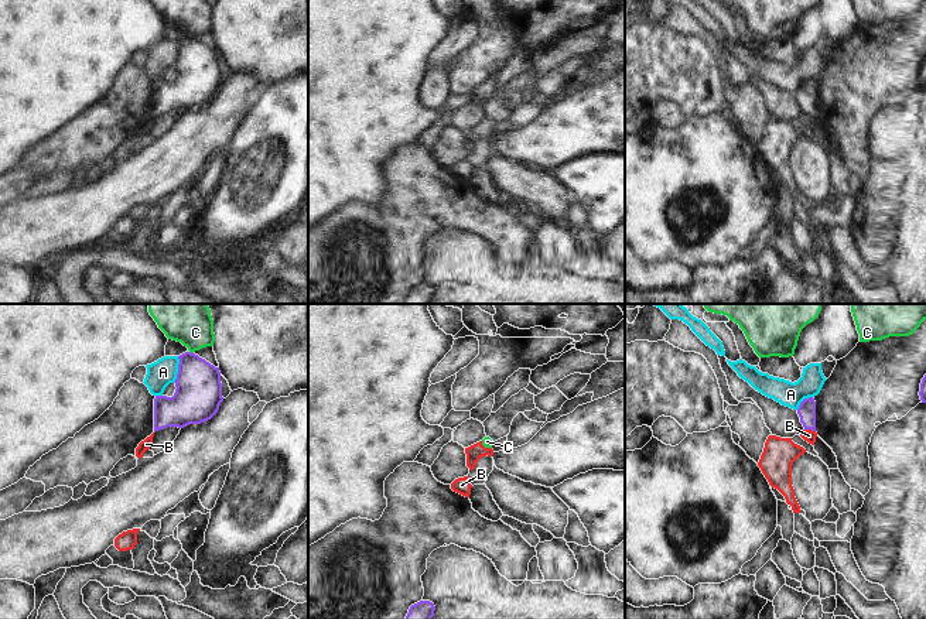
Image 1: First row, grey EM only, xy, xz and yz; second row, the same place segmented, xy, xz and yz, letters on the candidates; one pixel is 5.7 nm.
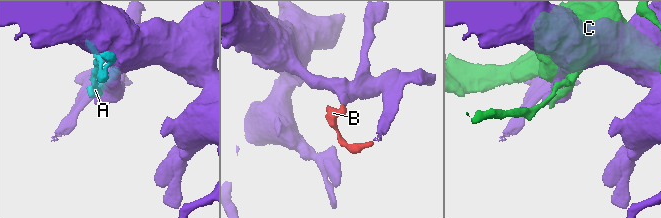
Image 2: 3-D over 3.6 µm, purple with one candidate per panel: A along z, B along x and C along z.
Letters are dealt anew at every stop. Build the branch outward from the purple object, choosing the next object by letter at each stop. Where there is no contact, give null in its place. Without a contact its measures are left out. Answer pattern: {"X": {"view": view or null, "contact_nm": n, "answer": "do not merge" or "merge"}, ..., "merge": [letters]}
{"A": {"view": "xy", "contact_nm": 160, "answer": "do not merge"}, "B": {"view": "yz", "contact_nm": 70, "answer": "do not merge"}, "C": {"view": "xy", "contact_nm": 30, "answer": "do not merge"}, "merge": []}

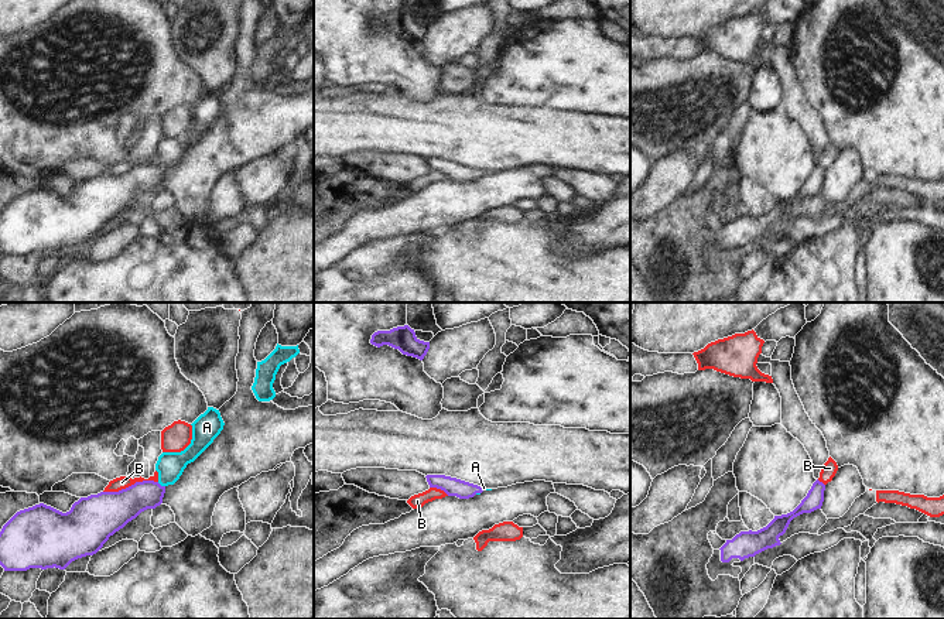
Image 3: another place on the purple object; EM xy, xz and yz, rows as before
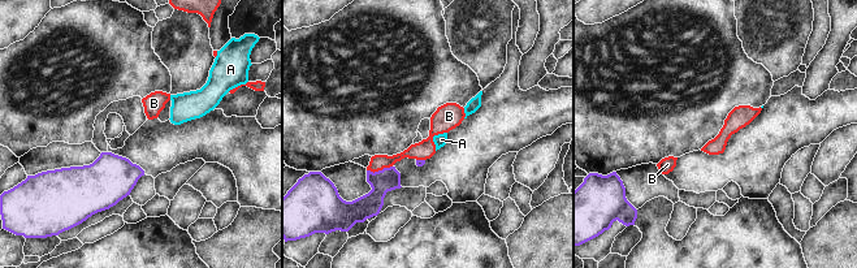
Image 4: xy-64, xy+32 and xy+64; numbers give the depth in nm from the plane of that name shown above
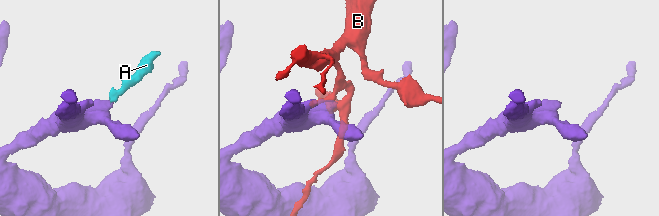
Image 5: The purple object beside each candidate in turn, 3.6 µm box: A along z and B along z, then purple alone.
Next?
{"A": {"view": "xy", "contact_nm": 50, "answer": "merge"}, "B": {"view": "xy", "contact_nm": 320, "answer": "do not merge"}, "merge": ["A"]}

